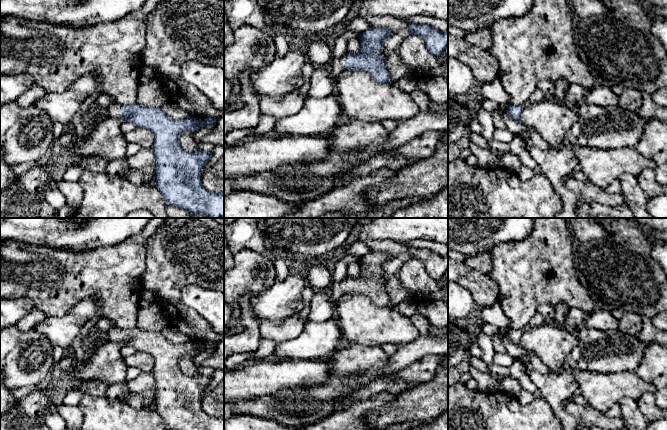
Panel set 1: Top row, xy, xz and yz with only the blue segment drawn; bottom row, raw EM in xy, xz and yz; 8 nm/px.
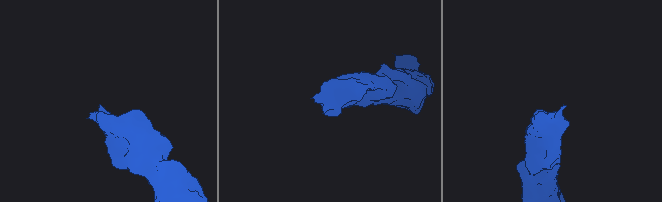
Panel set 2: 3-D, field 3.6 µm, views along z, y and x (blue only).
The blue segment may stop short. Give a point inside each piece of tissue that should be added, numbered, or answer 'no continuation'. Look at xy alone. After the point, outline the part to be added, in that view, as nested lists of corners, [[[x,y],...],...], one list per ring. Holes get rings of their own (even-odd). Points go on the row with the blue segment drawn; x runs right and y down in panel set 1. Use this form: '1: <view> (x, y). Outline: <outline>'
1: xy (114, 109). Outline: [[[118,102],[111,103],[105,113],[111,117],[122,118],[122,105]]]

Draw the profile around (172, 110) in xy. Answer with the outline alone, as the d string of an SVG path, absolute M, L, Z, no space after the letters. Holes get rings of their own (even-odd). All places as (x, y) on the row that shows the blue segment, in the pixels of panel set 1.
M169 100L162 107L165 114L173 120L182 120L188 118L190 115L185 110L181 109L175 102Z

